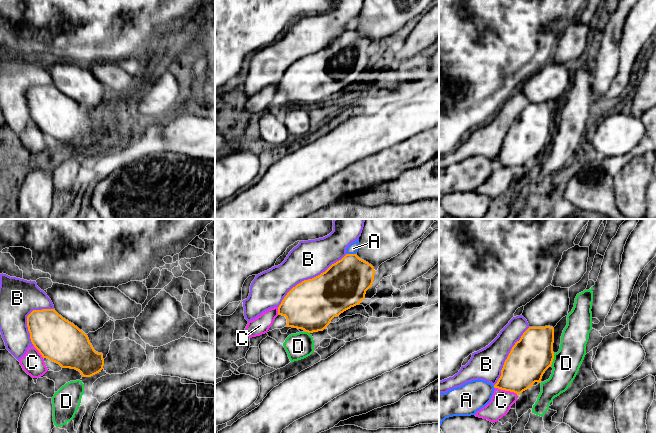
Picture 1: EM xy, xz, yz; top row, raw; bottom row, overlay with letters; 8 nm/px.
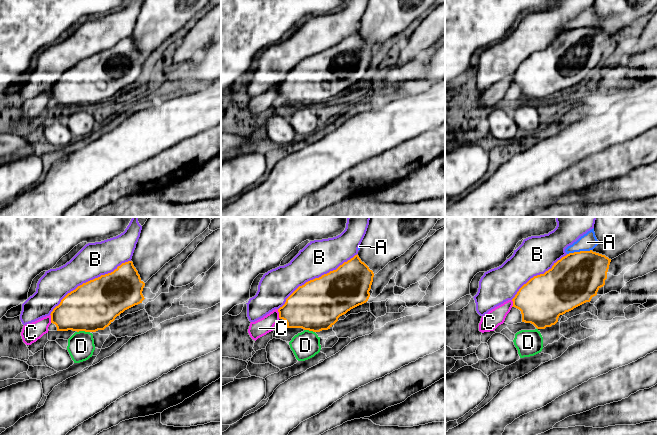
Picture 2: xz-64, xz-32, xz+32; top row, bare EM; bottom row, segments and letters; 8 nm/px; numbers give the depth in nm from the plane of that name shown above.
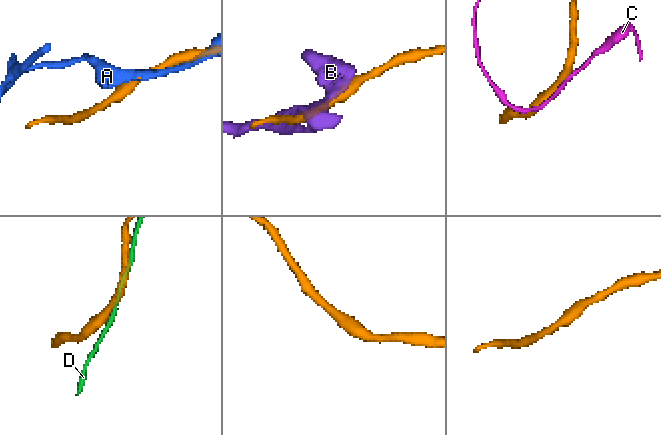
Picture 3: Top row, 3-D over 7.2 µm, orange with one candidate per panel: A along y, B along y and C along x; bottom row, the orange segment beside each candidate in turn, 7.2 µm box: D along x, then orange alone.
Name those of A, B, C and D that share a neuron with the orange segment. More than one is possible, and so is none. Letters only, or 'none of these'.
none of these

